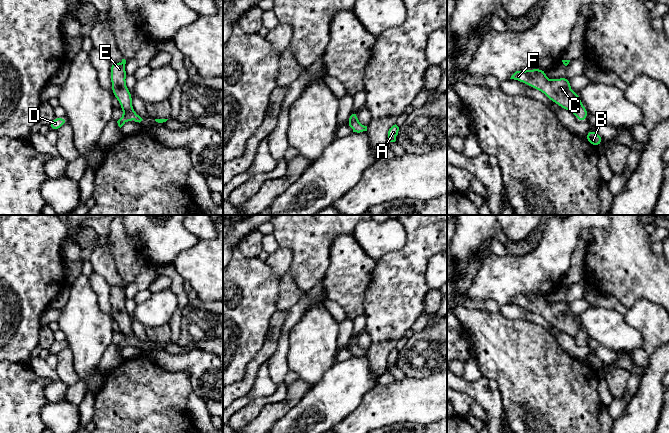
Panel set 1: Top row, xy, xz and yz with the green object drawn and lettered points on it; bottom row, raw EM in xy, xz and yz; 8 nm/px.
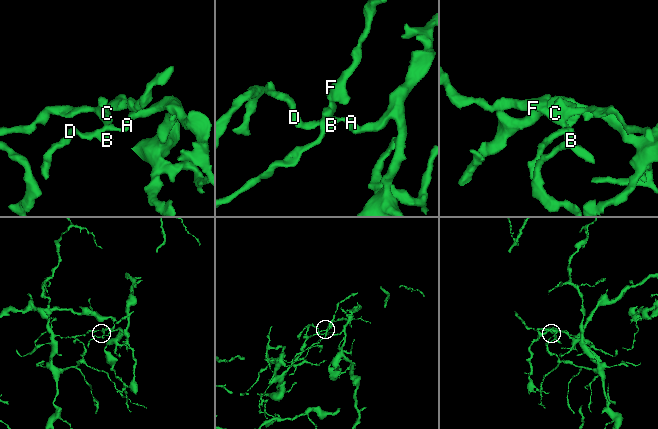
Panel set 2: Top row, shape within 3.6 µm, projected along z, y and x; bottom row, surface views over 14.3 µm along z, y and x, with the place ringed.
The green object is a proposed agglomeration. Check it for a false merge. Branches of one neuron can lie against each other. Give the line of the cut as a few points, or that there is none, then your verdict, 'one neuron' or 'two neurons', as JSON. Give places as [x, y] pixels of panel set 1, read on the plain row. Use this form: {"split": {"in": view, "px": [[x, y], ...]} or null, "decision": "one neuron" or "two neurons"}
{"split": {"in": "xz", "px": [[356, 343], [347, 347]]}, "decision": "two neurons"}

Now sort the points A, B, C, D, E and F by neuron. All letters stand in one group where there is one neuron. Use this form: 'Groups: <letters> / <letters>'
Groups: A B D / C E F

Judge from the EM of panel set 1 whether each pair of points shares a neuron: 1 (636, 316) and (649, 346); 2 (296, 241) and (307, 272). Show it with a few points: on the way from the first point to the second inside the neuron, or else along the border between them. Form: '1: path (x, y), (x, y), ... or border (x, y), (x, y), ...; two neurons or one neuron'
1: path (643, 323), (649, 329), (649, 339); one neuron
2: path (304, 249), (307, 252), (307, 264); one neuron

